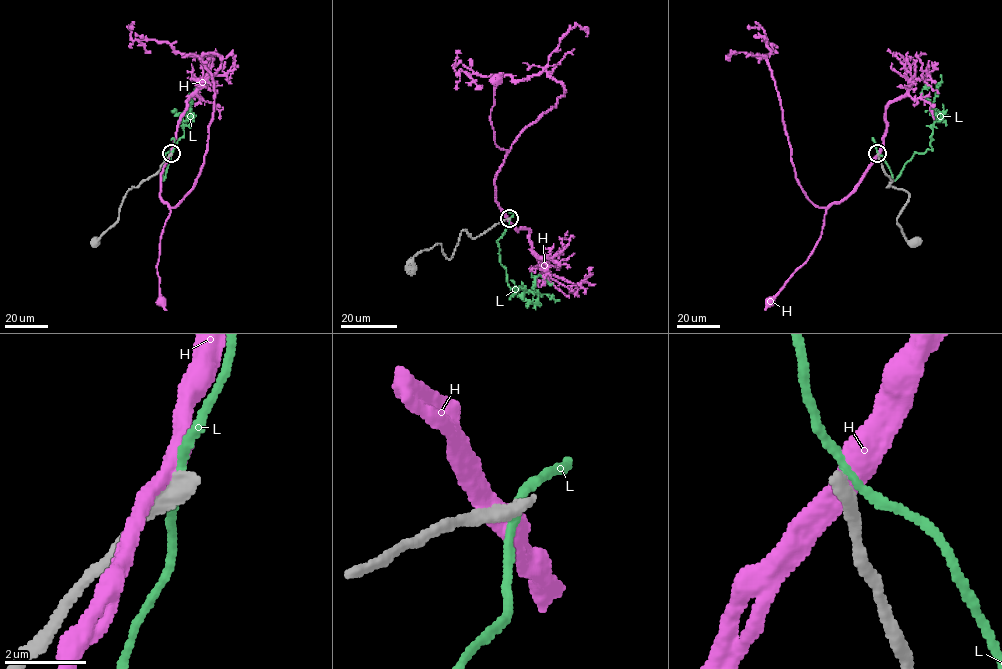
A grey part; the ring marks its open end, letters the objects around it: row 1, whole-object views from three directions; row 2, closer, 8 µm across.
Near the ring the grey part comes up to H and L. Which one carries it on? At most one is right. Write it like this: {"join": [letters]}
{"join": []}

